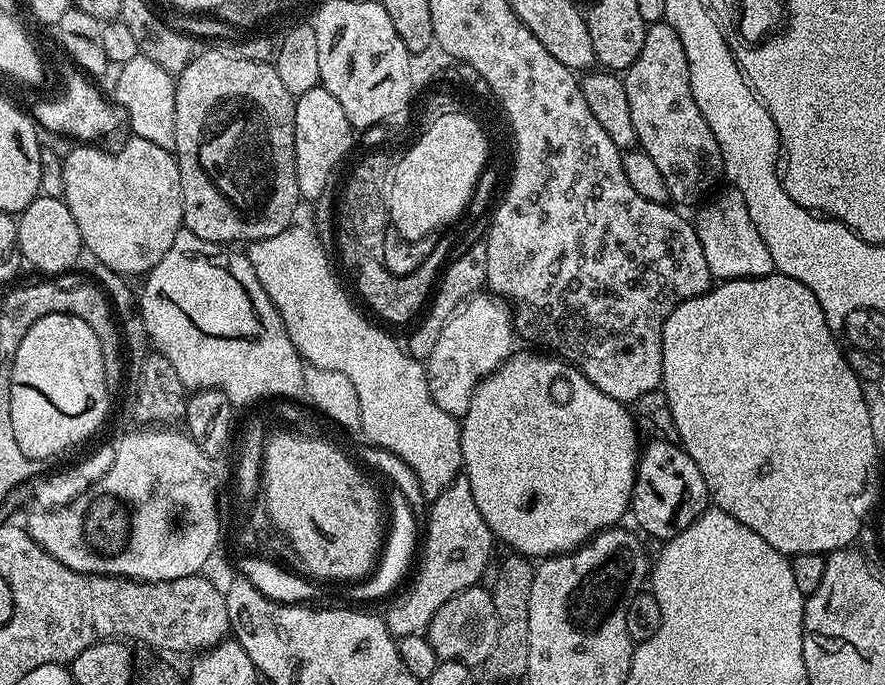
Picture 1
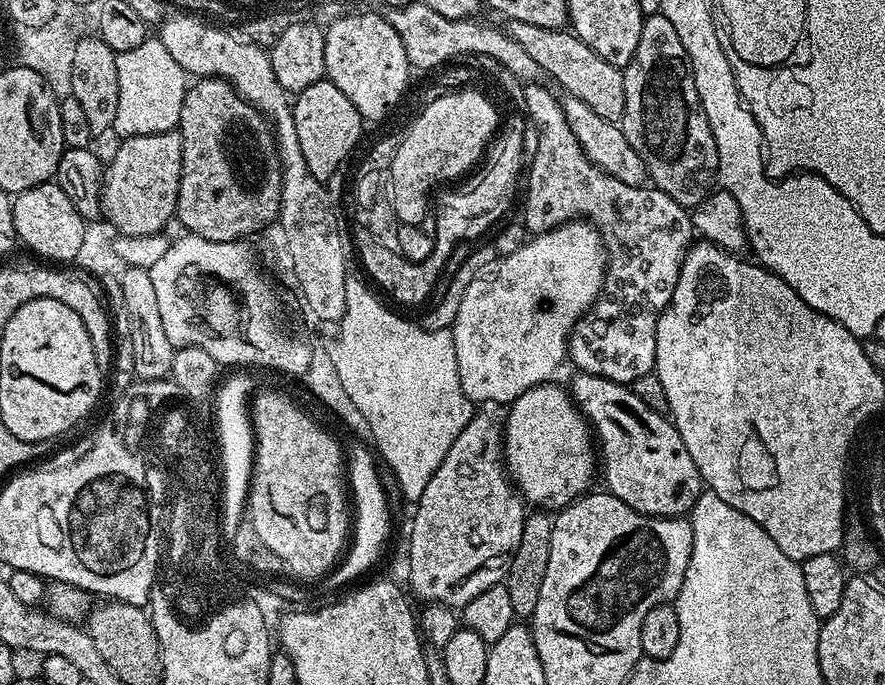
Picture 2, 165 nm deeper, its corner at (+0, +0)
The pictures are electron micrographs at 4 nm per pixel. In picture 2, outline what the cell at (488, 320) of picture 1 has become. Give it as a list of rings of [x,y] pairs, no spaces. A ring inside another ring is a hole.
[[[578,219],[533,235],[522,247],[514,250],[514,254],[503,257],[495,267],[466,286],[450,331],[458,378],[468,400],[480,406],[488,406],[484,404],[491,400],[508,406],[526,390],[555,377],[552,375],[559,370],[560,363],[565,363],[568,355],[568,336],[579,325],[581,316],[601,295],[605,256],[606,249],[599,231]]]

